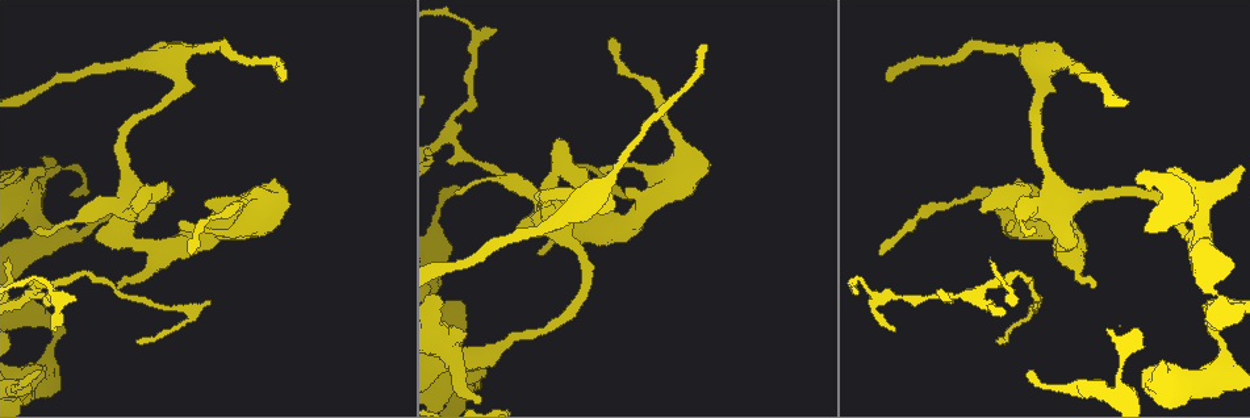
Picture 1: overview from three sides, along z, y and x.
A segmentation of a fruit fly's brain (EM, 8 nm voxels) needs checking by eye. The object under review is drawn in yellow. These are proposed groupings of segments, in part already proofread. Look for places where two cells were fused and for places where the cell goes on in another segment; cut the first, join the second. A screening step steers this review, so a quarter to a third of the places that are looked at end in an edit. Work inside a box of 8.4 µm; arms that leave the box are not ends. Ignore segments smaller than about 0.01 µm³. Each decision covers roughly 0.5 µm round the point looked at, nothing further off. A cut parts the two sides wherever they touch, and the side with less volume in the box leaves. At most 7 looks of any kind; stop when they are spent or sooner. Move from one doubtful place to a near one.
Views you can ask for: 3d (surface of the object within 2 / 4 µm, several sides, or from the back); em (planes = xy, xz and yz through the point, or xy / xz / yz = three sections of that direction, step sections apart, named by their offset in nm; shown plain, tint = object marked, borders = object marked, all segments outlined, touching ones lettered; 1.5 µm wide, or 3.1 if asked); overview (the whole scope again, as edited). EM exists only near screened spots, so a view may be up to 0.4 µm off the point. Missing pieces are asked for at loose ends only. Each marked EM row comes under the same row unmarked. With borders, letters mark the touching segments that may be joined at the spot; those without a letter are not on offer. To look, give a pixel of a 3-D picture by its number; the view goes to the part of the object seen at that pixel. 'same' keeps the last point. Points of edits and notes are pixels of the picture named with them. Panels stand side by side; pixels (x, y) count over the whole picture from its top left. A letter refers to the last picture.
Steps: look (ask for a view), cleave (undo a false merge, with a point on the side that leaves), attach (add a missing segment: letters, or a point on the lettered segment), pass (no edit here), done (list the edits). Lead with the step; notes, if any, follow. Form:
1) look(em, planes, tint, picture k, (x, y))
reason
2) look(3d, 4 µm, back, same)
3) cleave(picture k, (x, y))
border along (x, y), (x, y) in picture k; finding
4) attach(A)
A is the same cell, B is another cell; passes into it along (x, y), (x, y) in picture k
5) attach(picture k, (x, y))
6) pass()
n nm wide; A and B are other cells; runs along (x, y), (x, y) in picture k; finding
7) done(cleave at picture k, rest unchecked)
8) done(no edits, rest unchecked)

look(em, planes, borders, picture 1, (139, 210))
free end

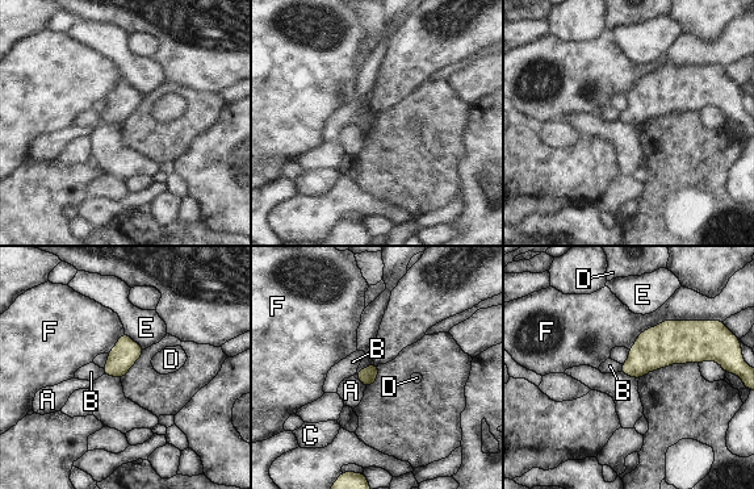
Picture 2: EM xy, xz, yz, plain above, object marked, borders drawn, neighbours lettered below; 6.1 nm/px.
pass()
A, B, C, D, E and F are other cells; border along (629, 350), (629, 356), (621, 364) in picture 2; no lettered segment goes on from it

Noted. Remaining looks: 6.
look(3d, 2 µm, picture 1, (645, 169))
abrupt turn

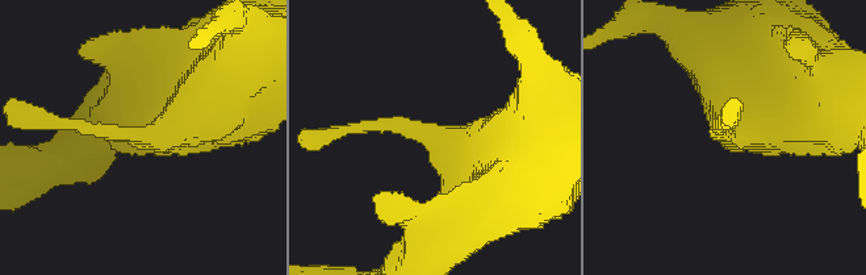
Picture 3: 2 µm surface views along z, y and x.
look(em, planes, tint, picture 3, (728, 132))

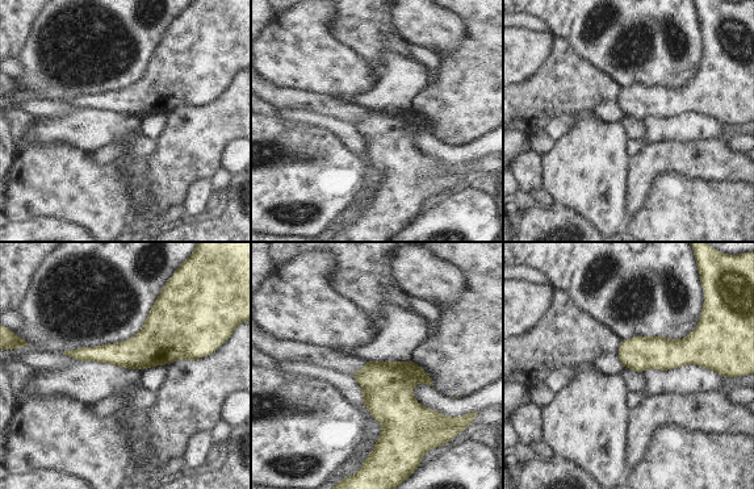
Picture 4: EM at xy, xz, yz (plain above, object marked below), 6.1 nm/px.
look(em, planes, borders, same)
what lies round it

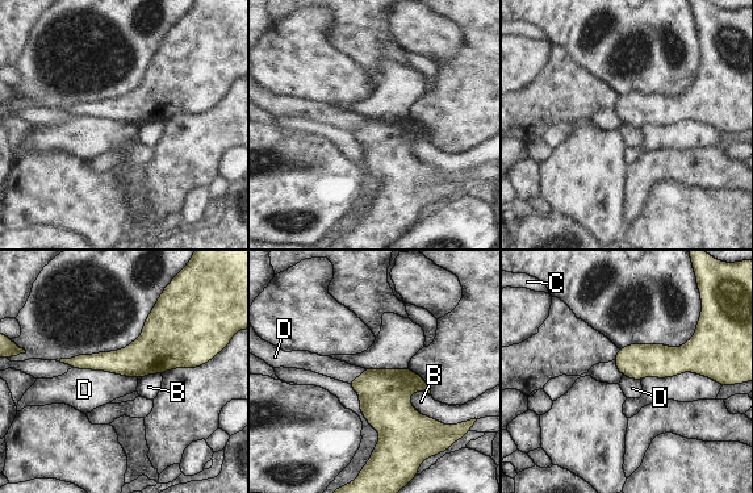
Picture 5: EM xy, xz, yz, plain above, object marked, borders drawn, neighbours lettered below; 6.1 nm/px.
pass()
D touches over 420 nm; B, C and D are other cells; runs along (706, 352), (678, 360), (618, 362) in picture 5; one cell here

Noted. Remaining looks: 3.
look(em, 3.1 µm, xy, step 8, tint, picture 1, (973, 294))
a fork

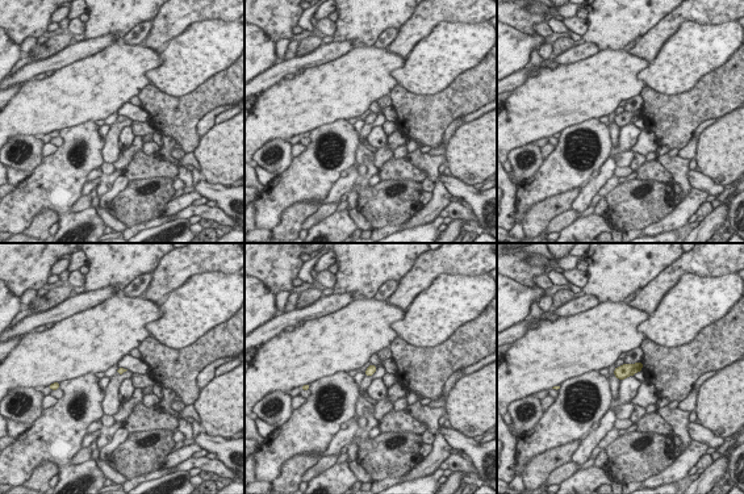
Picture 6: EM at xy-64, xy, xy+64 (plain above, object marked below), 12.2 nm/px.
look(em, 3.1 µm, planes, borders, same)
cut it another way

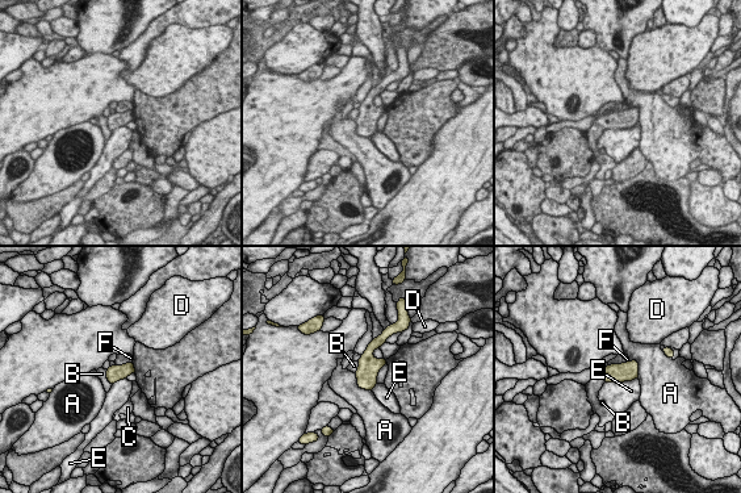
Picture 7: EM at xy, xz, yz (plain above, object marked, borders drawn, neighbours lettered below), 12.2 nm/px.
pass()
A, B, C, D, E and F are other cells; border along (637, 377), (629, 381), (605, 383) in picture 7; one cell here

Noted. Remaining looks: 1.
done(no edits, rest unchecked)

